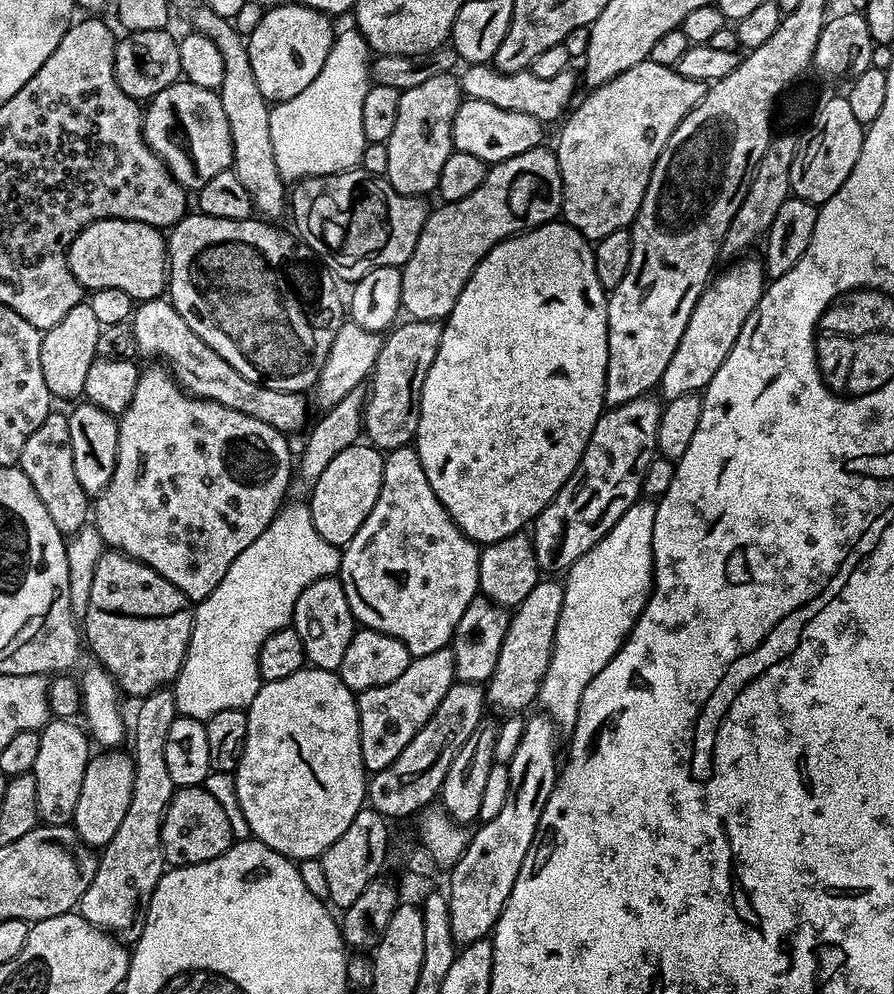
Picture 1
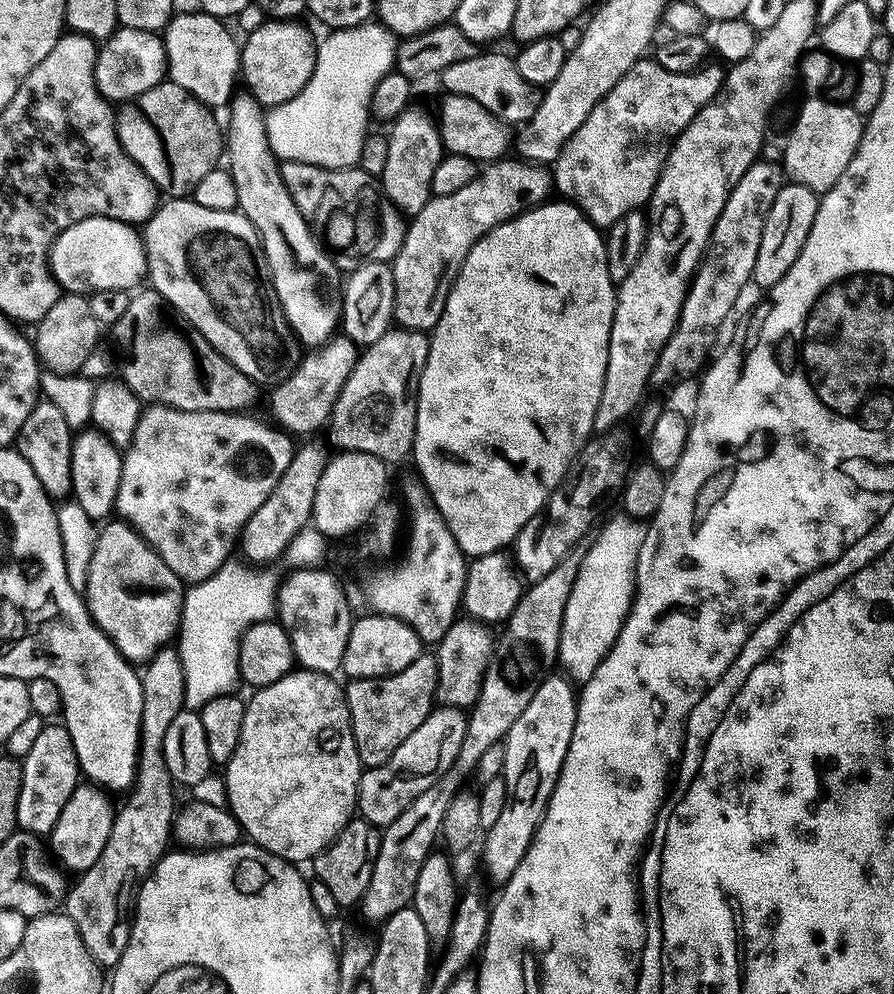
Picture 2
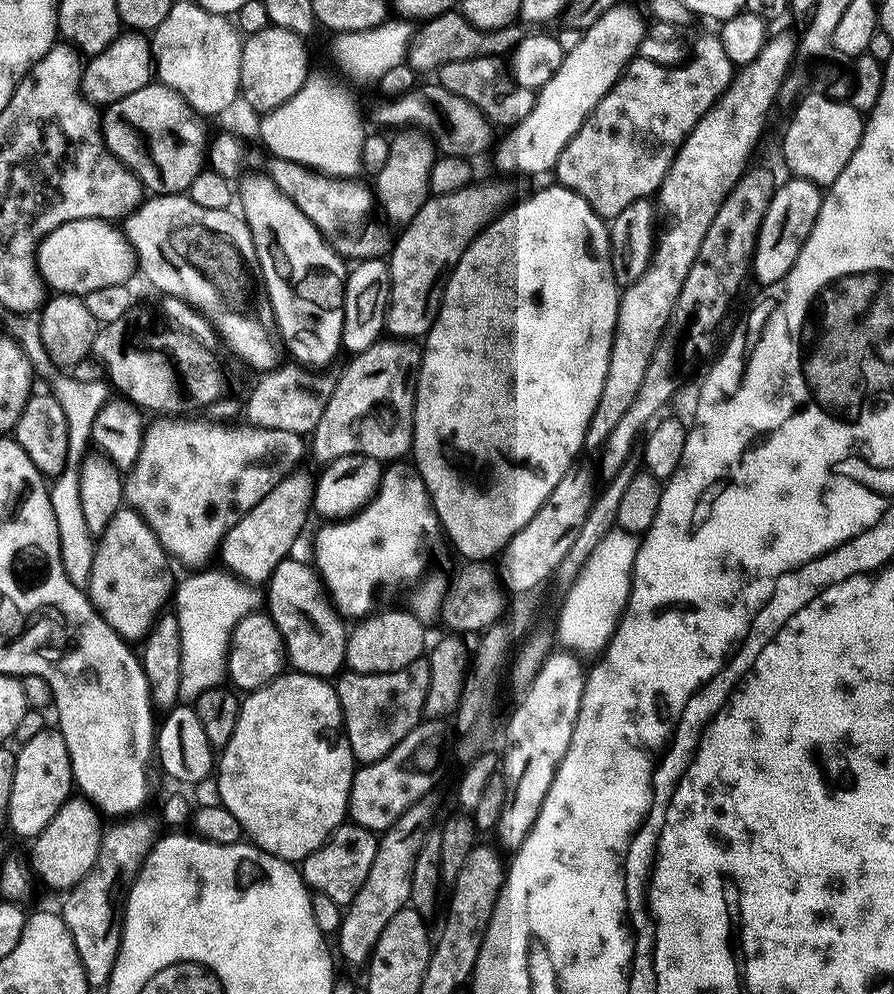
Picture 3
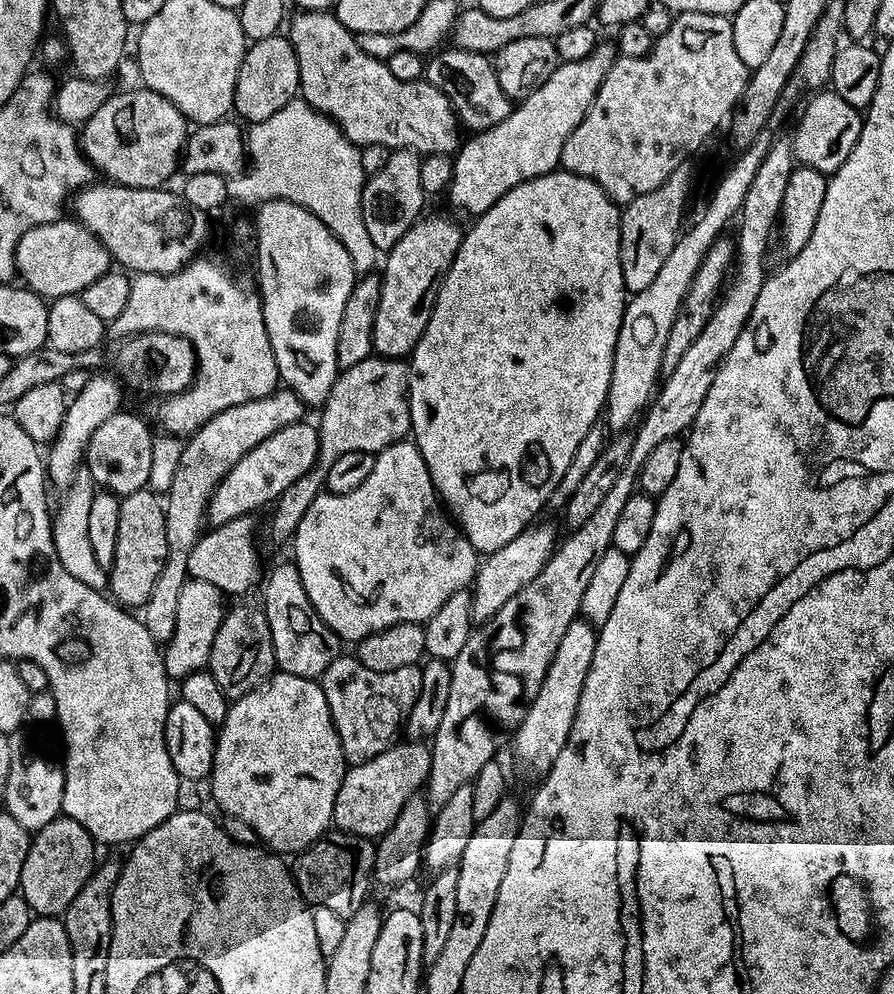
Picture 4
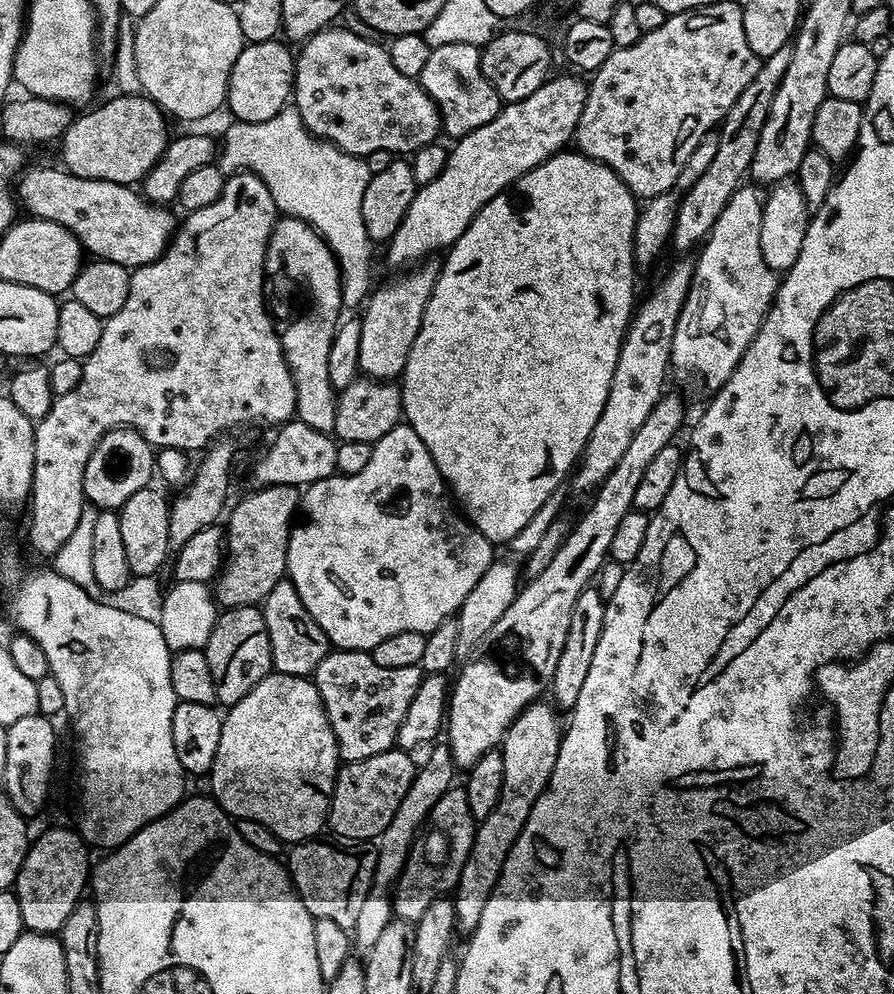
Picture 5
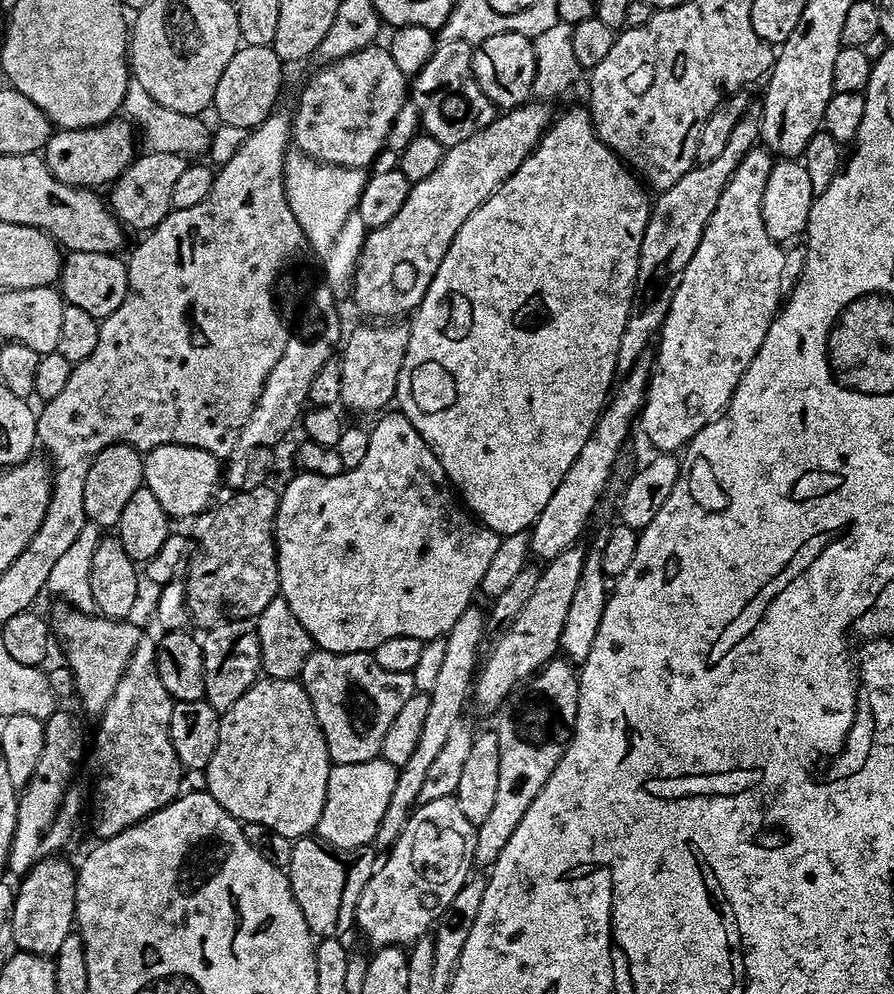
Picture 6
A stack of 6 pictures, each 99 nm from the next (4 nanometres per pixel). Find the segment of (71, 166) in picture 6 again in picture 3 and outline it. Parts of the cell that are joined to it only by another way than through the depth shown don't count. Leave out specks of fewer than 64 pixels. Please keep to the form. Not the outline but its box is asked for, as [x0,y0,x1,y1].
[100,82,206,194]

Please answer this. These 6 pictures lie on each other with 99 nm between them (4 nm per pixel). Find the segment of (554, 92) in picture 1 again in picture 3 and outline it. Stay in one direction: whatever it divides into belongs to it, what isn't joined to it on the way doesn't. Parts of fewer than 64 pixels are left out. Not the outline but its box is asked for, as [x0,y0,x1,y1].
[434,56,536,130]

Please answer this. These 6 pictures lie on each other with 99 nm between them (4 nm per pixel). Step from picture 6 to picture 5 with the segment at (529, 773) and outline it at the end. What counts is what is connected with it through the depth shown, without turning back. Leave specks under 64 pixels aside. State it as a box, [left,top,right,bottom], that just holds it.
[454,702,562,934]

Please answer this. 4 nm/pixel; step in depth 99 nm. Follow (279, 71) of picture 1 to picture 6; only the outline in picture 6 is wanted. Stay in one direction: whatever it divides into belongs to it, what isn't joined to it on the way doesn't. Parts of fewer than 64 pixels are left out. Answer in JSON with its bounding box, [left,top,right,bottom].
[212,46,285,126]

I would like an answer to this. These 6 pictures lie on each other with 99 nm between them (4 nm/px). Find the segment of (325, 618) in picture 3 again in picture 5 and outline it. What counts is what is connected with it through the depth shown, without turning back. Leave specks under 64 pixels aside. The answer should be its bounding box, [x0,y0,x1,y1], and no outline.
[262,579,330,677]

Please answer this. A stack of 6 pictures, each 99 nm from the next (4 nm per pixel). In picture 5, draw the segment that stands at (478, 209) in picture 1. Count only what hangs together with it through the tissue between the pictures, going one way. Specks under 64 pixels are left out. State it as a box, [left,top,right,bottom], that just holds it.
[358,263,437,382]

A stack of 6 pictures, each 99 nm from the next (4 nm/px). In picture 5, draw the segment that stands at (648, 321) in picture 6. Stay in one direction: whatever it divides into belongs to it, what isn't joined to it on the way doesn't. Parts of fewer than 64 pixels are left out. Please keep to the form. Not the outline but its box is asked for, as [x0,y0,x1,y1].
[670,46,791,254]

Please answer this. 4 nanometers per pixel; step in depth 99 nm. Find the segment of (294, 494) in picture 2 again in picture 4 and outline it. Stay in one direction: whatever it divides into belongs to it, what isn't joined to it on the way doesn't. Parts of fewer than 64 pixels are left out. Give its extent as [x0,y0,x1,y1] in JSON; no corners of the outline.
[188,515,262,597]

